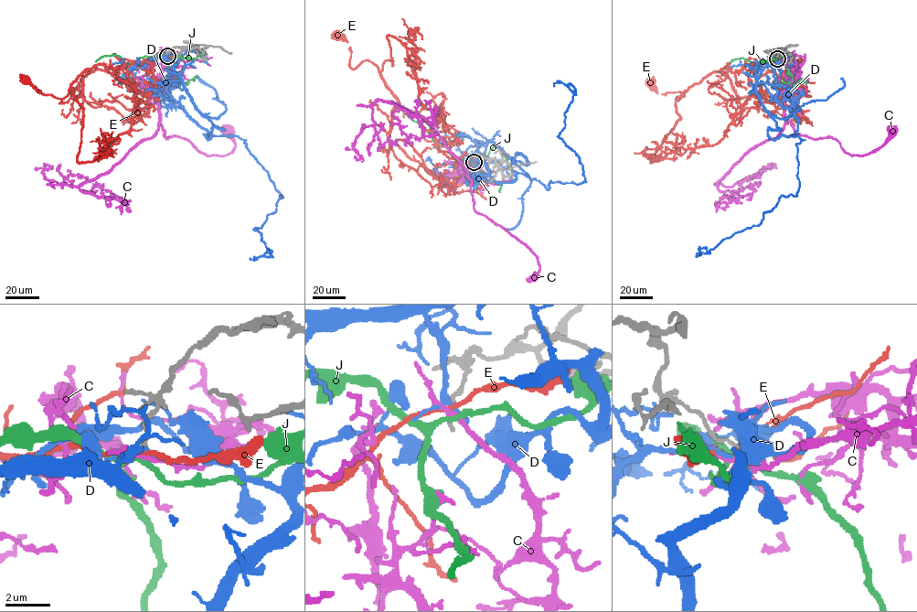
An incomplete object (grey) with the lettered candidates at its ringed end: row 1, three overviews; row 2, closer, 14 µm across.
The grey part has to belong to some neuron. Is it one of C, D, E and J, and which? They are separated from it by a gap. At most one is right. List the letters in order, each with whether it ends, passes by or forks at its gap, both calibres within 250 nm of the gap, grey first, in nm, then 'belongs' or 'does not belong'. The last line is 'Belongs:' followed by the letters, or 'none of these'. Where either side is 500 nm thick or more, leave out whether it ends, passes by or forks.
C: it passes by | 150/240 nm | belongs
D: it passes by | 150/180 nm | does not belong
E: it passes by | 150/190 nm | does not belong
J: it passes by | 150/240 nm | does not belong
Belongs: C

